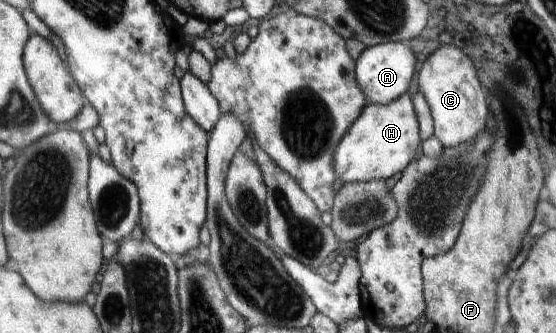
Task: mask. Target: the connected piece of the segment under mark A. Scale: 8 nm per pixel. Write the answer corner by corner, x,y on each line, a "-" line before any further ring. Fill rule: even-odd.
388,42
363,49
355,61
355,82
371,104
391,104
407,91
415,76
417,59
410,46
403,42

